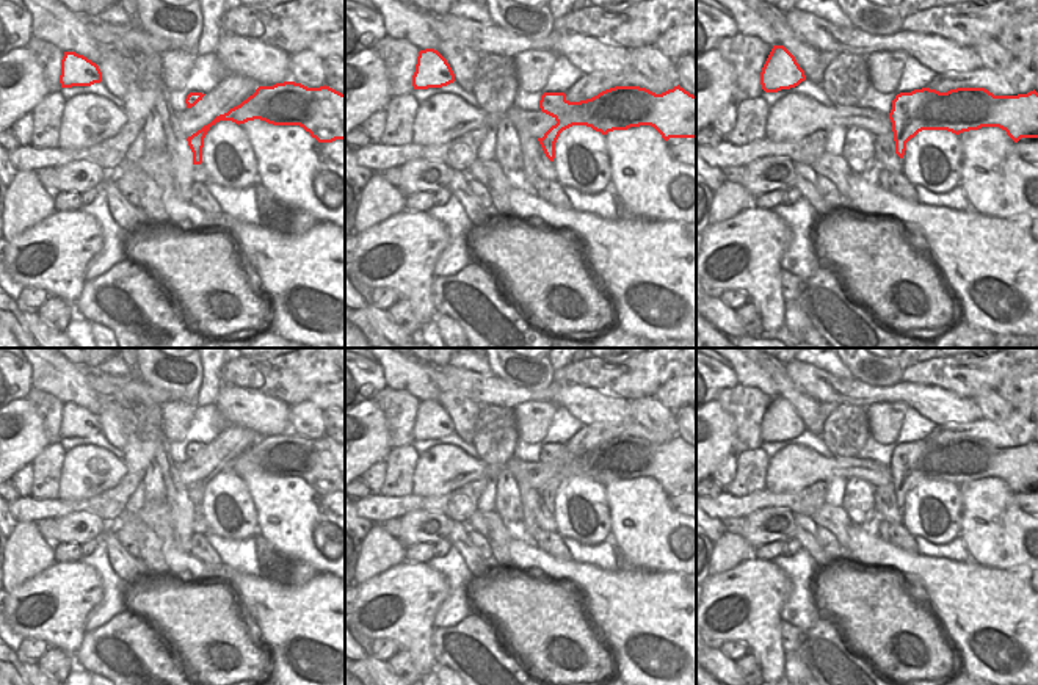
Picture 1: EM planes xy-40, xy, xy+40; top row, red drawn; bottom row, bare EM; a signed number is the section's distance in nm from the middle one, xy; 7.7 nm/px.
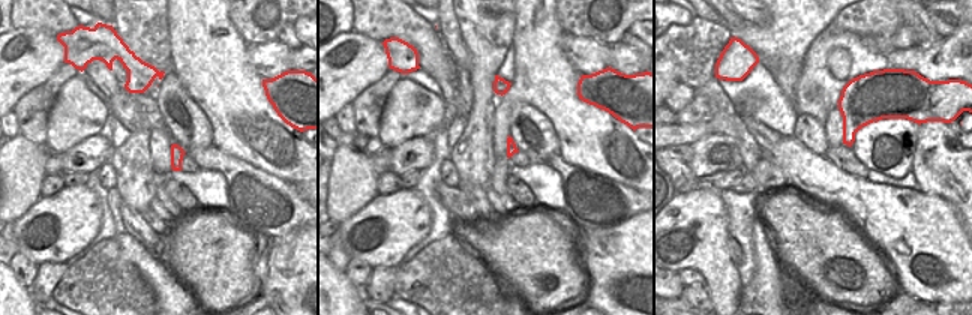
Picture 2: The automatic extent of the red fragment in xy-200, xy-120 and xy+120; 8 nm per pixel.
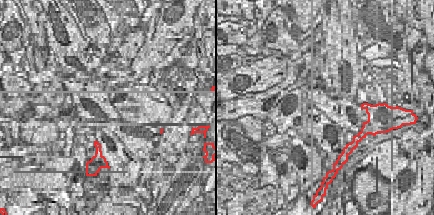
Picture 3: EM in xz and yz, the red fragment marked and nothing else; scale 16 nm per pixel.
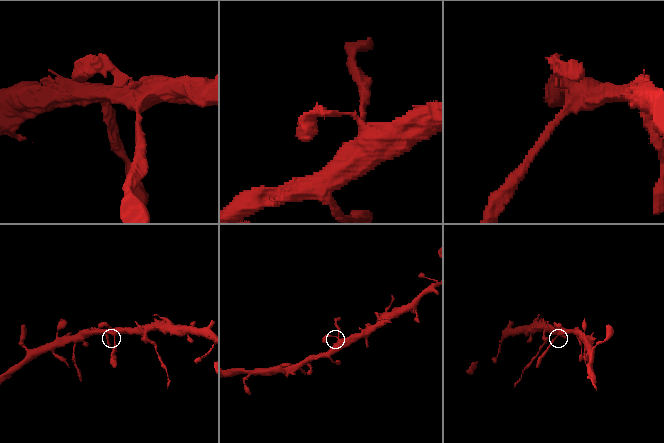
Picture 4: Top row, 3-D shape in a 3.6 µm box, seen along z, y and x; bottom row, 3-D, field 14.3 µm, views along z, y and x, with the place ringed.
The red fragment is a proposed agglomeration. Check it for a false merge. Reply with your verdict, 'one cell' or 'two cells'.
one cell

